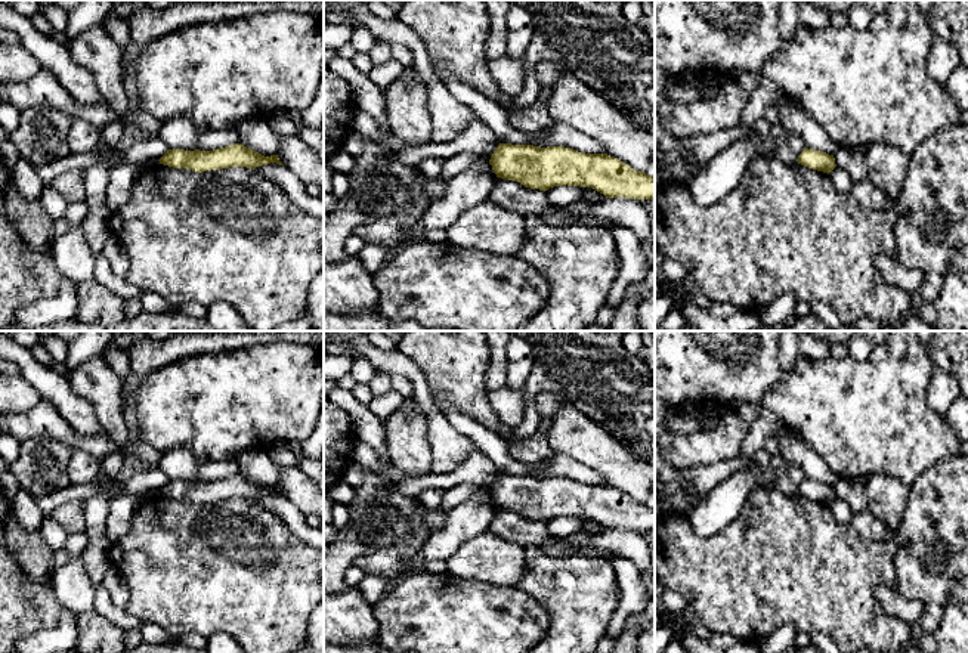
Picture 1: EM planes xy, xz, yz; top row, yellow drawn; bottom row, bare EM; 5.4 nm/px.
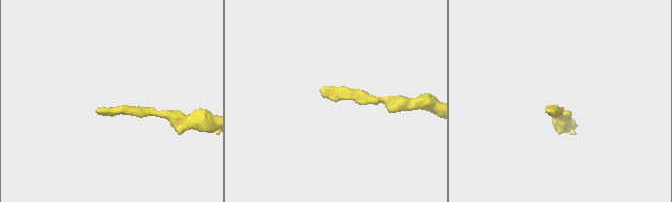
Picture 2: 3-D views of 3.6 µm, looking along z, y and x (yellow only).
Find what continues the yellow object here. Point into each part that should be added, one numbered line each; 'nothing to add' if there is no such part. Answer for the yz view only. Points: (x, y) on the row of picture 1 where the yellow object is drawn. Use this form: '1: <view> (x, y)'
nothing to add

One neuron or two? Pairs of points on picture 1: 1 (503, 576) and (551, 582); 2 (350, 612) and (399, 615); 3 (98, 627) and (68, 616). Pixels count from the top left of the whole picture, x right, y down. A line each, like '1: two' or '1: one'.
1: two
2: two
3: two

